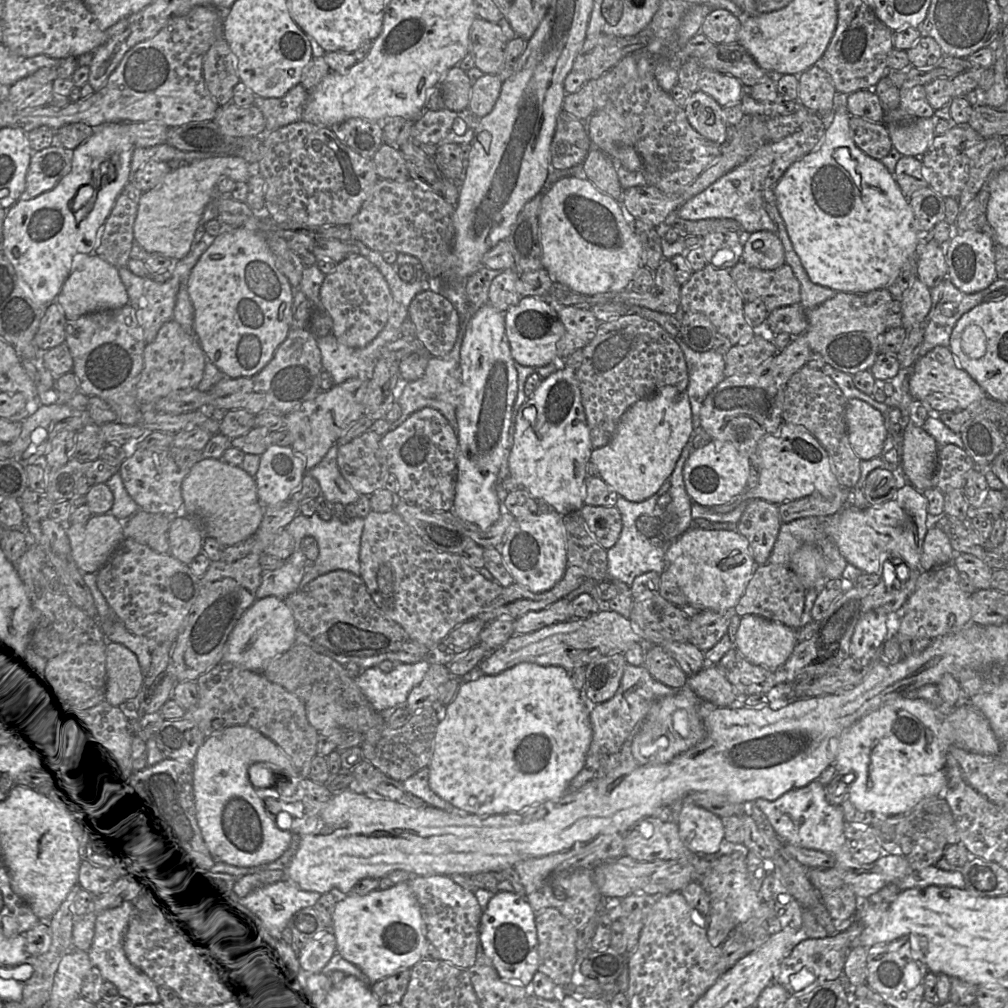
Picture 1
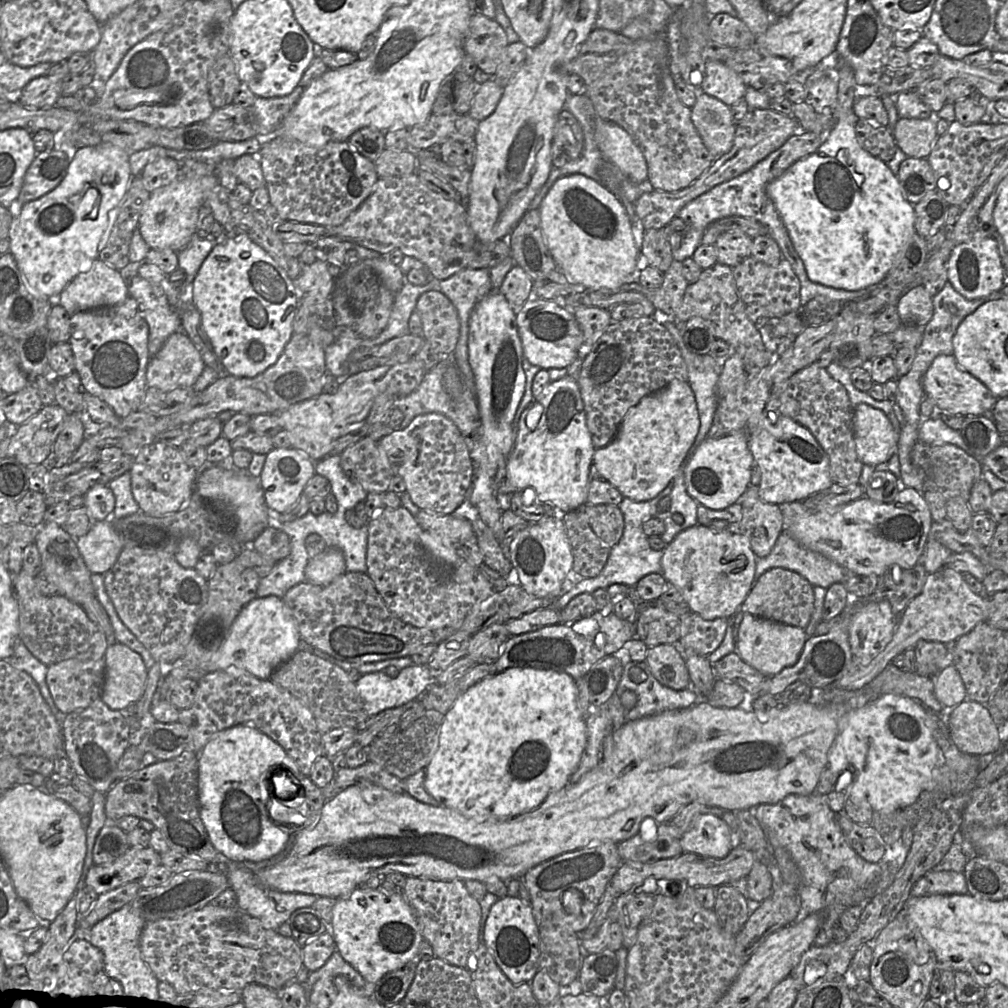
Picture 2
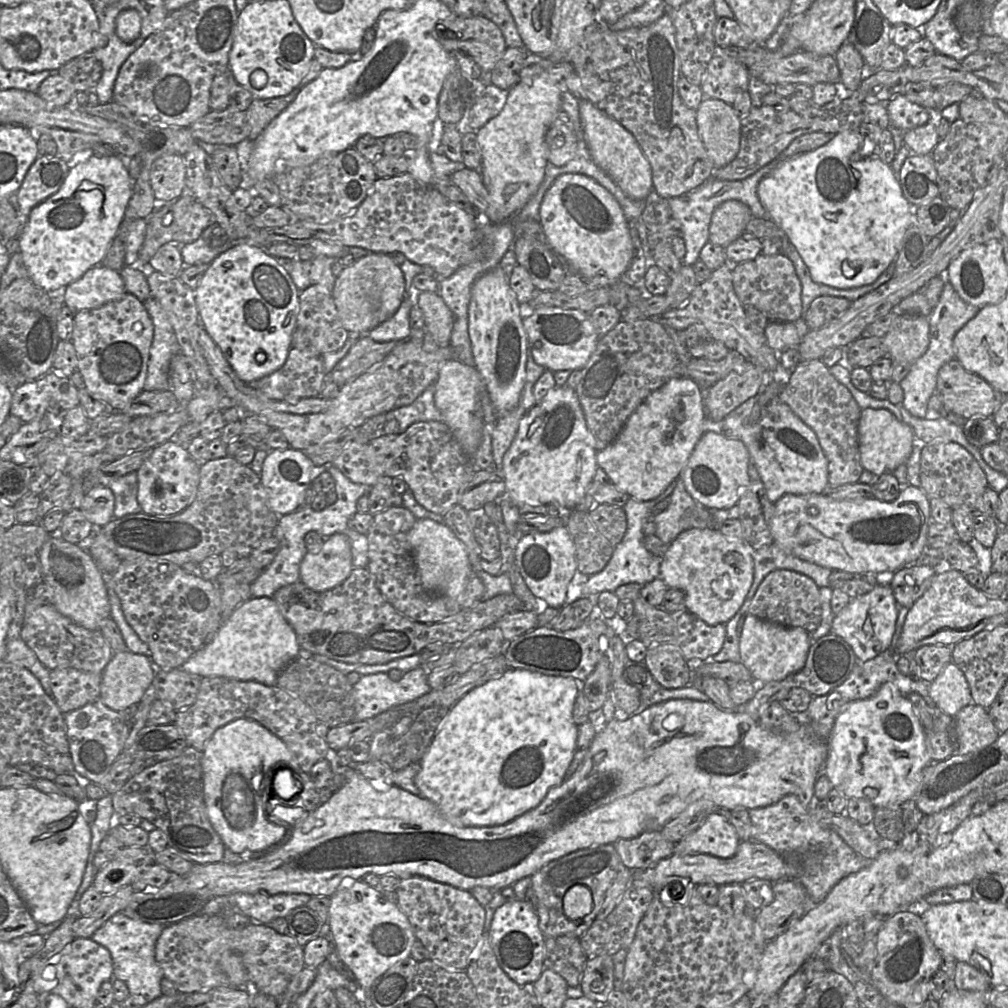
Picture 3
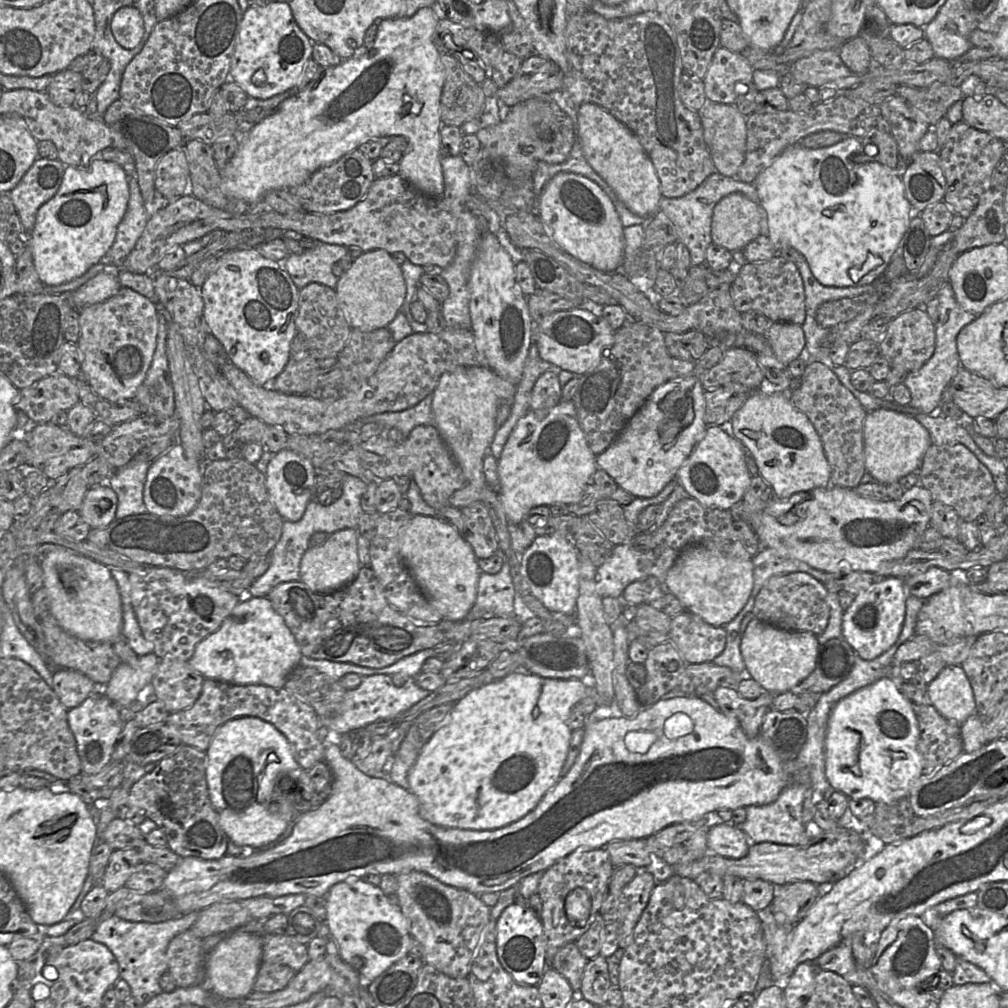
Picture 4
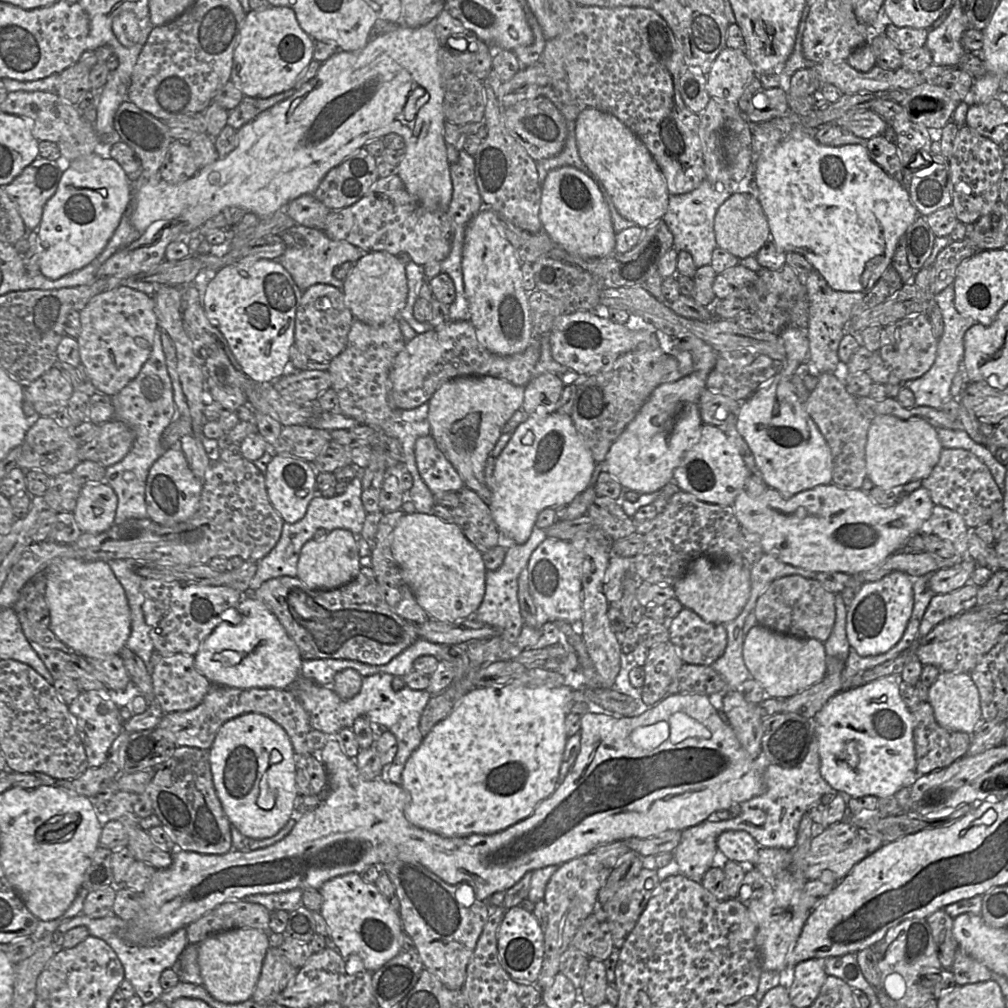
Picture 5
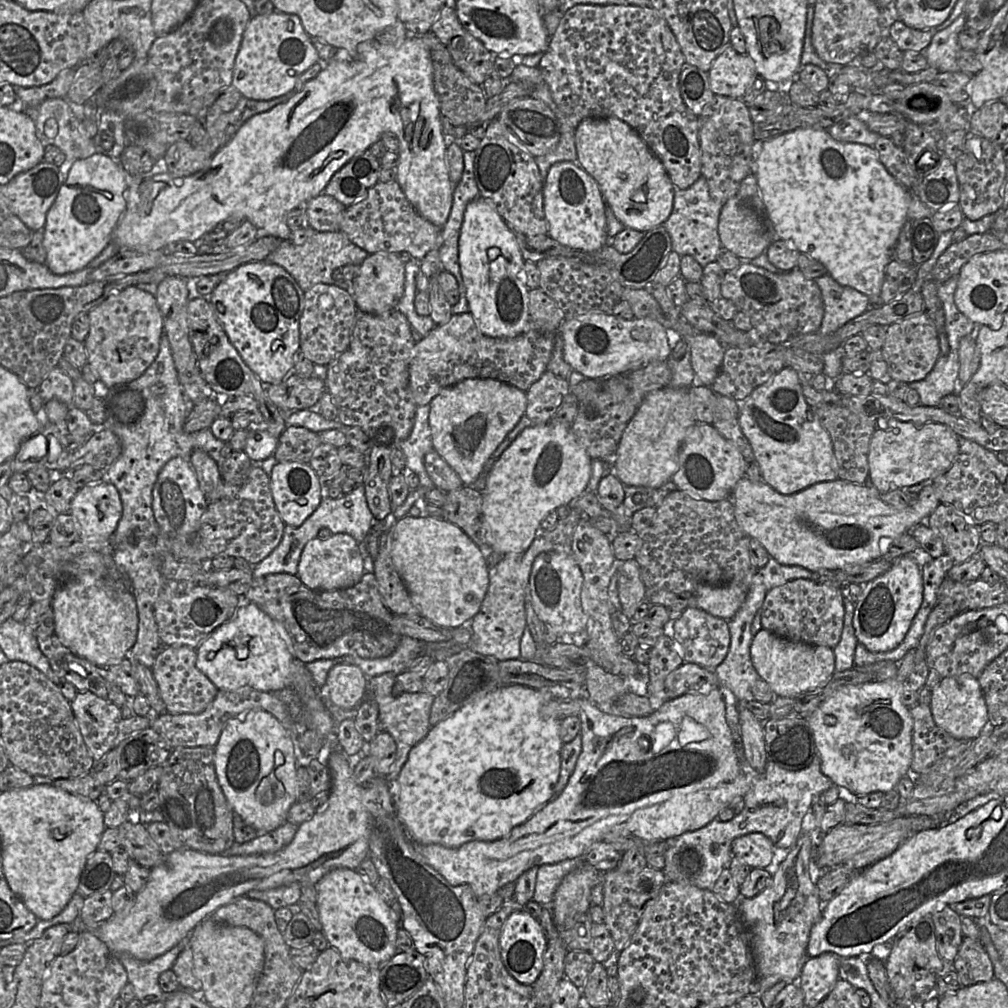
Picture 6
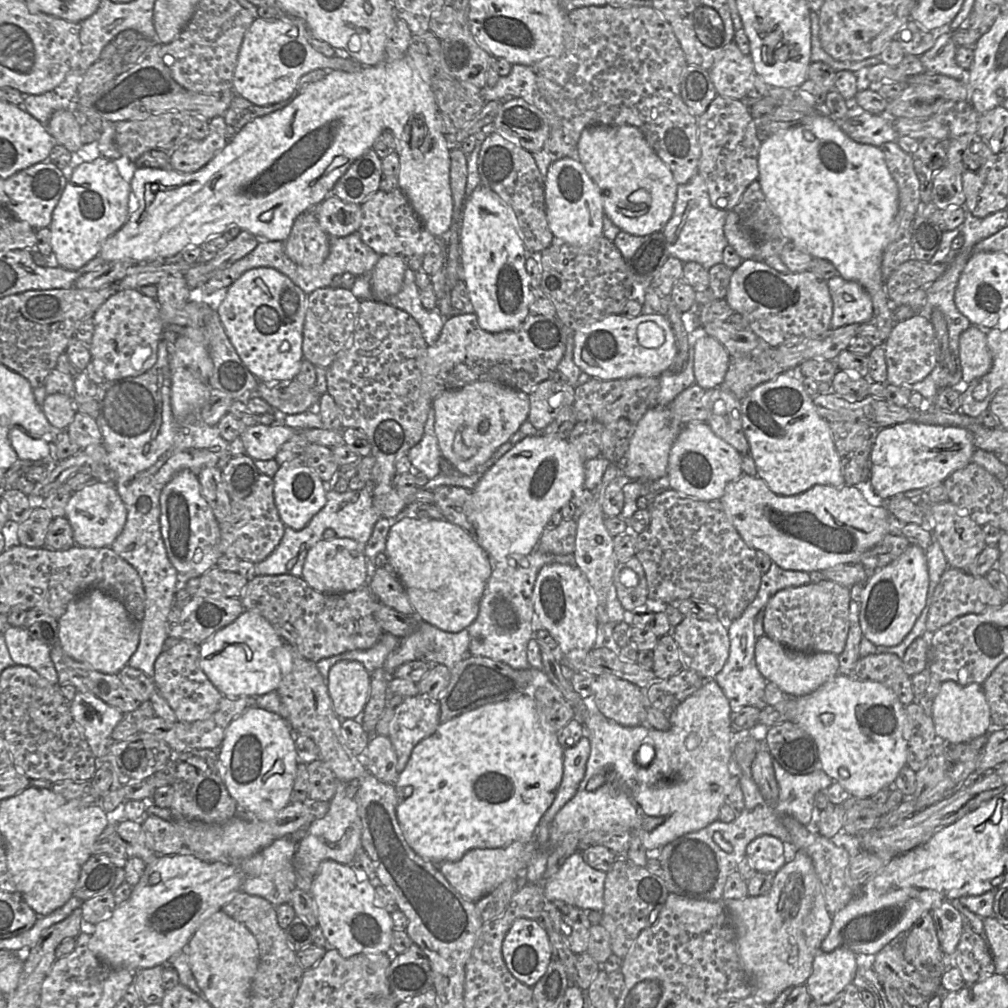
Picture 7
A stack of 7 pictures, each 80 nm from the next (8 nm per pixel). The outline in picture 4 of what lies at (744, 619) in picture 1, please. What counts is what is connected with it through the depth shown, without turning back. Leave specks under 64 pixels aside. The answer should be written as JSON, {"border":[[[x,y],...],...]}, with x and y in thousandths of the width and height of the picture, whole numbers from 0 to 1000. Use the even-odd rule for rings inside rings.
{"border":[[[747,613],[735,633],[735,650],[739,659],[739,669],[749,675],[759,687],[771,689],[786,686],[791,688],[791,681],[801,673],[809,663],[813,637],[810,630],[801,626],[784,626]]]}

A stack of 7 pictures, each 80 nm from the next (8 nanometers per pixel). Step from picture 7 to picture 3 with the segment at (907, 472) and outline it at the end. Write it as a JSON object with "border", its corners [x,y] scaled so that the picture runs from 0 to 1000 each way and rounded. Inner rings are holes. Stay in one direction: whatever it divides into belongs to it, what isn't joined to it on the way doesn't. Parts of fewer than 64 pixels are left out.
{"border":[[[859,405],[854,408],[851,421],[851,439],[854,460],[868,472],[885,469],[891,462],[898,460],[905,449],[908,432],[905,425],[892,418],[878,406]]]}

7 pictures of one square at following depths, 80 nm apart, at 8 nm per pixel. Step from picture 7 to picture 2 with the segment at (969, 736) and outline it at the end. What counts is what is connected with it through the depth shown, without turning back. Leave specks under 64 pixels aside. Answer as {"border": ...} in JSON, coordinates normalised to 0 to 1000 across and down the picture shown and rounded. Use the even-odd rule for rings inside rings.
{"border":[[[946,660],[938,662],[927,672],[927,689],[938,703],[958,694],[956,679]]]}

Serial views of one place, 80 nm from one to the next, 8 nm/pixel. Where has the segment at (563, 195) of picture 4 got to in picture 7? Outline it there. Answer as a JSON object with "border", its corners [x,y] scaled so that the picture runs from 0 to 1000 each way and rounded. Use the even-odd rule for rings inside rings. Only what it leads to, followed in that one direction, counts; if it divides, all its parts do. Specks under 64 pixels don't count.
{"border":[[[560,156],[547,162],[541,175],[541,204],[545,226],[553,239],[575,245],[598,233],[597,193],[574,159]]]}

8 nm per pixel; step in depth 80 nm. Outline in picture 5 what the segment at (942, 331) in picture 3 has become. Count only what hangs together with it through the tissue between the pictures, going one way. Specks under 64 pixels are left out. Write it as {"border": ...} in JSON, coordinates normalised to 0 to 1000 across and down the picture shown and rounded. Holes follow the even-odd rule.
{"border":[[[941,283],[928,294],[928,301],[935,312],[937,328],[931,336],[929,356],[925,364],[913,375],[899,379],[899,385],[903,386],[908,393],[909,403],[921,403],[934,407],[938,399],[942,396],[943,382],[956,354],[956,332],[962,324],[970,320],[964,315],[953,313],[948,308],[946,296],[945,283]]]}

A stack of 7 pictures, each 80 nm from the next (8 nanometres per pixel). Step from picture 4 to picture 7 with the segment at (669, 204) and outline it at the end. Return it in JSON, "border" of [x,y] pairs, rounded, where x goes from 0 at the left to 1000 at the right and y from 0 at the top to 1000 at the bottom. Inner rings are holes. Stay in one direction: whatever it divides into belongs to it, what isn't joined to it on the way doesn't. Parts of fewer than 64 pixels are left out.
{"border":[[[693,172],[684,181],[673,183],[669,209],[658,227],[664,253],[675,257],[678,261],[691,260],[701,268],[716,261],[717,248],[722,244],[717,229],[720,212],[721,209],[705,202],[701,184]]]}

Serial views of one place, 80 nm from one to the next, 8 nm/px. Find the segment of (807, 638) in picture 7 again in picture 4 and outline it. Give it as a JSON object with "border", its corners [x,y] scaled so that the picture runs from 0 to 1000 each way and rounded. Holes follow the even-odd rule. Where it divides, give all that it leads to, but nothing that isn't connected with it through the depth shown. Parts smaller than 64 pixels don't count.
{"border":[[[799,567],[766,571],[751,589],[746,608],[751,614],[775,624],[801,626],[812,631],[819,624],[822,616],[820,588],[815,577]]]}

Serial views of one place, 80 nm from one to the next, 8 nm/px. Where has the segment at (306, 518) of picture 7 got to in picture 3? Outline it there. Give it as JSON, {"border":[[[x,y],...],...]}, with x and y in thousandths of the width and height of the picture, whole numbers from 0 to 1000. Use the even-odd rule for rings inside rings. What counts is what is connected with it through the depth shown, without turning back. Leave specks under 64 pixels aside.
{"border":[[[286,444],[284,446],[267,446],[261,459],[259,479],[266,491],[266,499],[272,509],[277,512],[293,508],[301,496],[301,492],[309,482],[310,466],[309,456],[298,446]]]}

